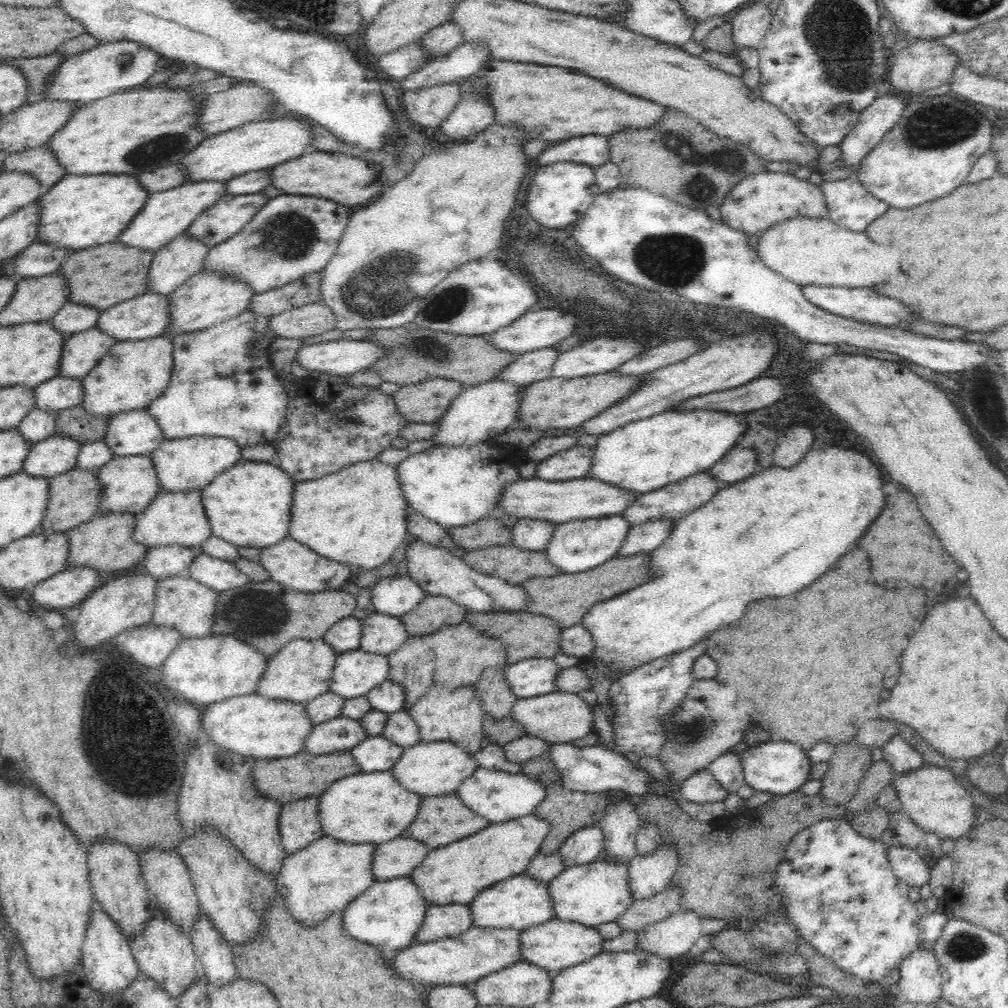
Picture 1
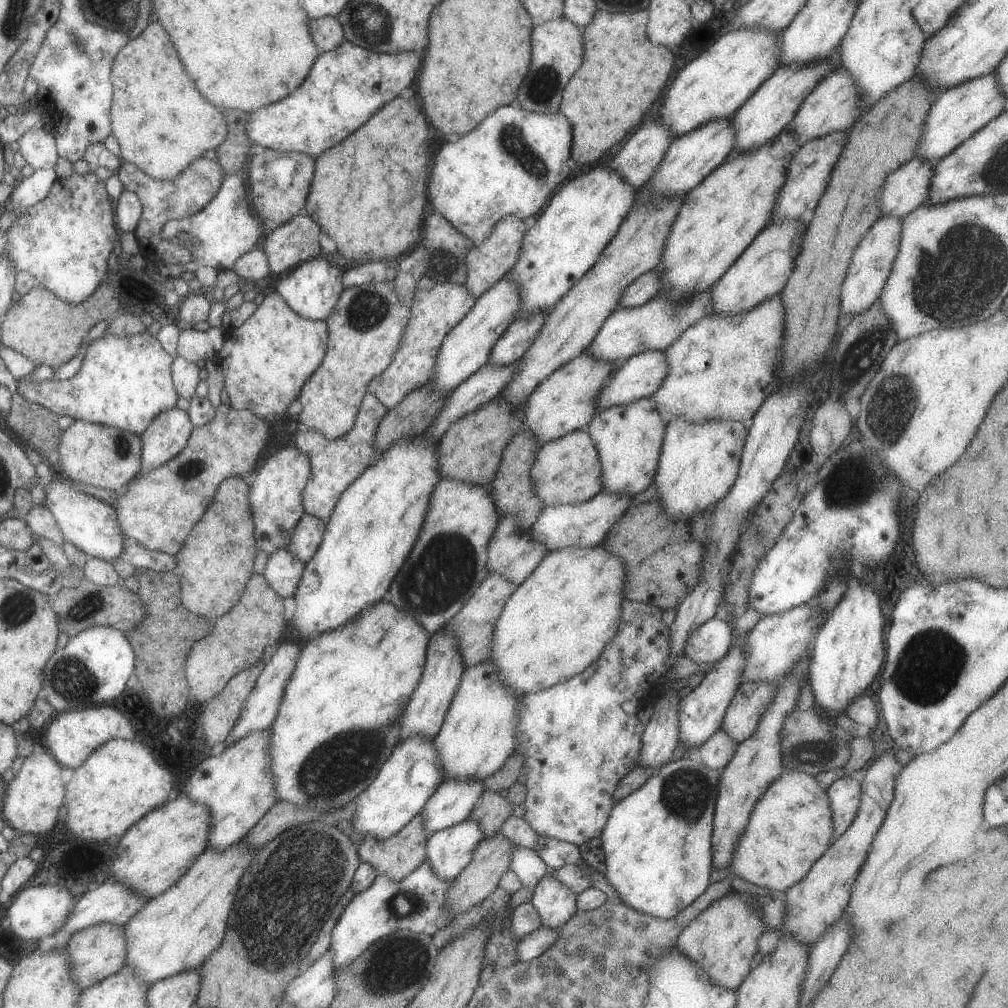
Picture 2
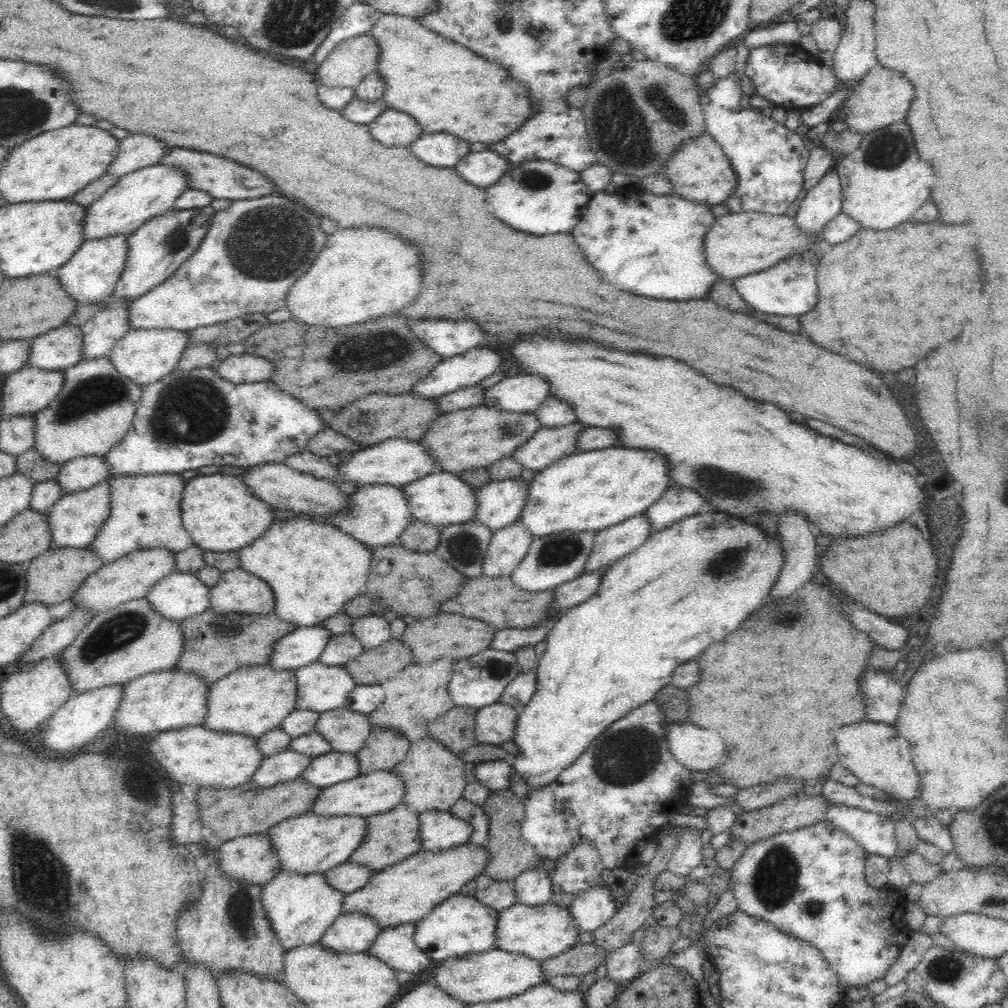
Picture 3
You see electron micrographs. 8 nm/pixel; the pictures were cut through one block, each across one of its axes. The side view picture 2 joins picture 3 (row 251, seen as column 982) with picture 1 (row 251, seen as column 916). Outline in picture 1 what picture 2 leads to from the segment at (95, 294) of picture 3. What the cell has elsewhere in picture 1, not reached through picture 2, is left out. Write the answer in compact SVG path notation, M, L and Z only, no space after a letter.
M187 182L162 192L150 193L140 212L120 232L117 240L124 245L156 252L178 235L182 235L201 212L212 206L220 196L224 196L226 184L227 182Z

